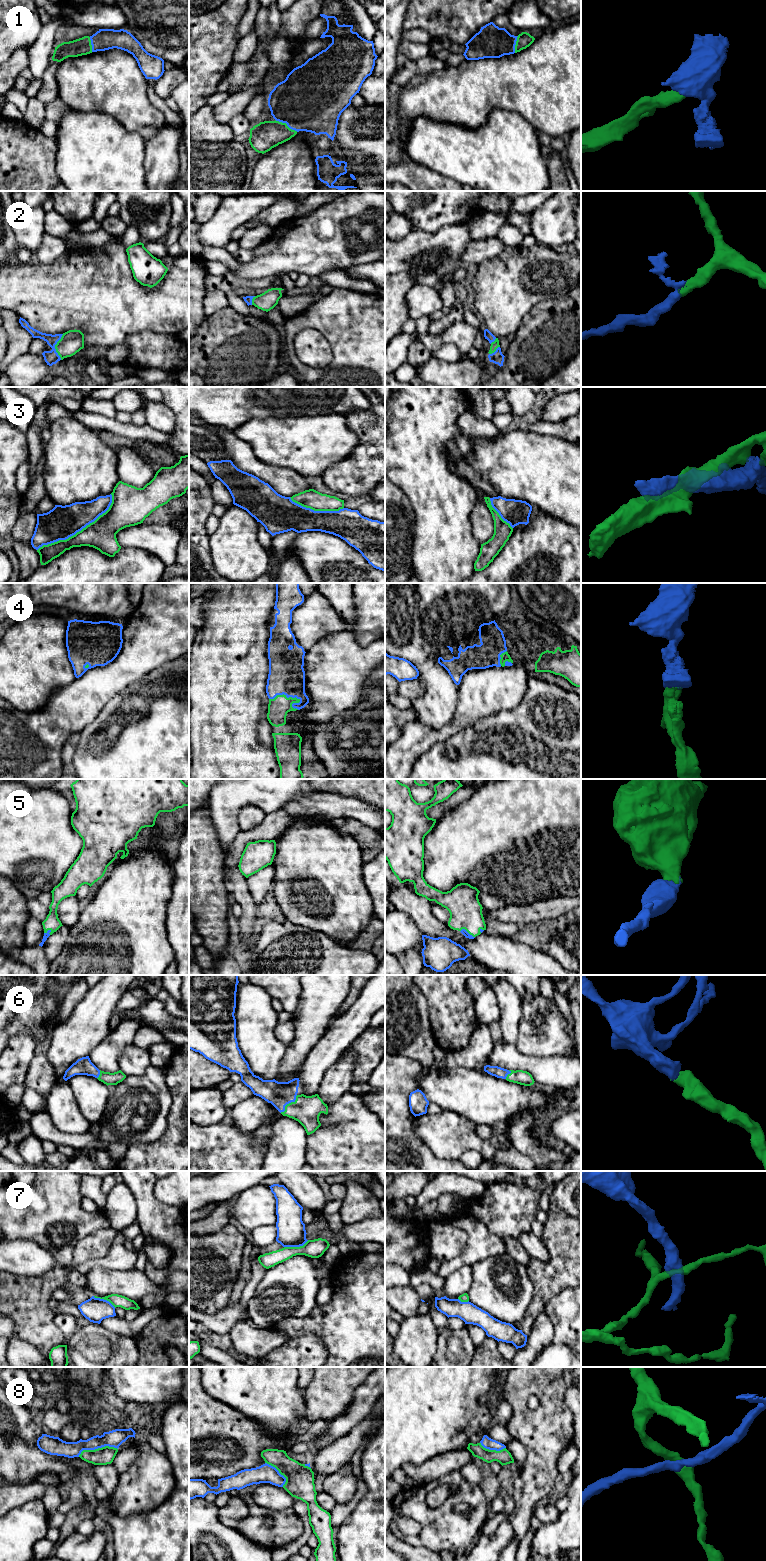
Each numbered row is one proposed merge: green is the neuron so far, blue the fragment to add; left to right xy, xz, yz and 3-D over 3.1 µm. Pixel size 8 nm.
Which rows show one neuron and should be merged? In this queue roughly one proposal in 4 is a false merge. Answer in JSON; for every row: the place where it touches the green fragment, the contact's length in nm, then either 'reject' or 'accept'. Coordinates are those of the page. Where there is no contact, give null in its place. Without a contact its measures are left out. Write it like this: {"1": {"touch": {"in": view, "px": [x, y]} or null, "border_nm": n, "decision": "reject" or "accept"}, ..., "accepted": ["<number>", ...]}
{"1": {"touch": {"in": "xz", "px": [286, 124]}, "border_nm": 200, "decision": "accept"}, "2": {"touch": {"in": "xy", "px": [55, 347]}, "border_nm": 200, "decision": "accept"}, "3": {"touch": {"in": "xy", "px": [79, 531]}, "border_nm": 750, "decision": "reject"}, "4": {"touch": {"in": "xz", "px": [285, 695]}, "border_nm": 260, "decision": "accept"}, "5": {"touch": {"in": "yz", "px": [467, 931]}, "border_nm": 130, "decision": "accept"}, "6": {"touch": {"in": "xz", "px": [289, 1103]}, "border_nm": 200, "decision": "accept"}, "7": {"touch": {"in": "xz", "px": [296, 1247]}, "border_nm": 200, "decision": "reject"}, "8": {"touch": {"in": "xy", "px": [98, 1448]}, "border_nm": 320, "decision": "reject"}, "accepted": ["1", "2", "4", "5", "6"]}

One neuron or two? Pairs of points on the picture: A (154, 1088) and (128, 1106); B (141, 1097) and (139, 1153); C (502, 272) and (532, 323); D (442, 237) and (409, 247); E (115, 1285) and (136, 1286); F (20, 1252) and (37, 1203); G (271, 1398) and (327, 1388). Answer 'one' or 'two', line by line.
A: one
B: two
C: two
D: one
E: one
F: two
G: two

